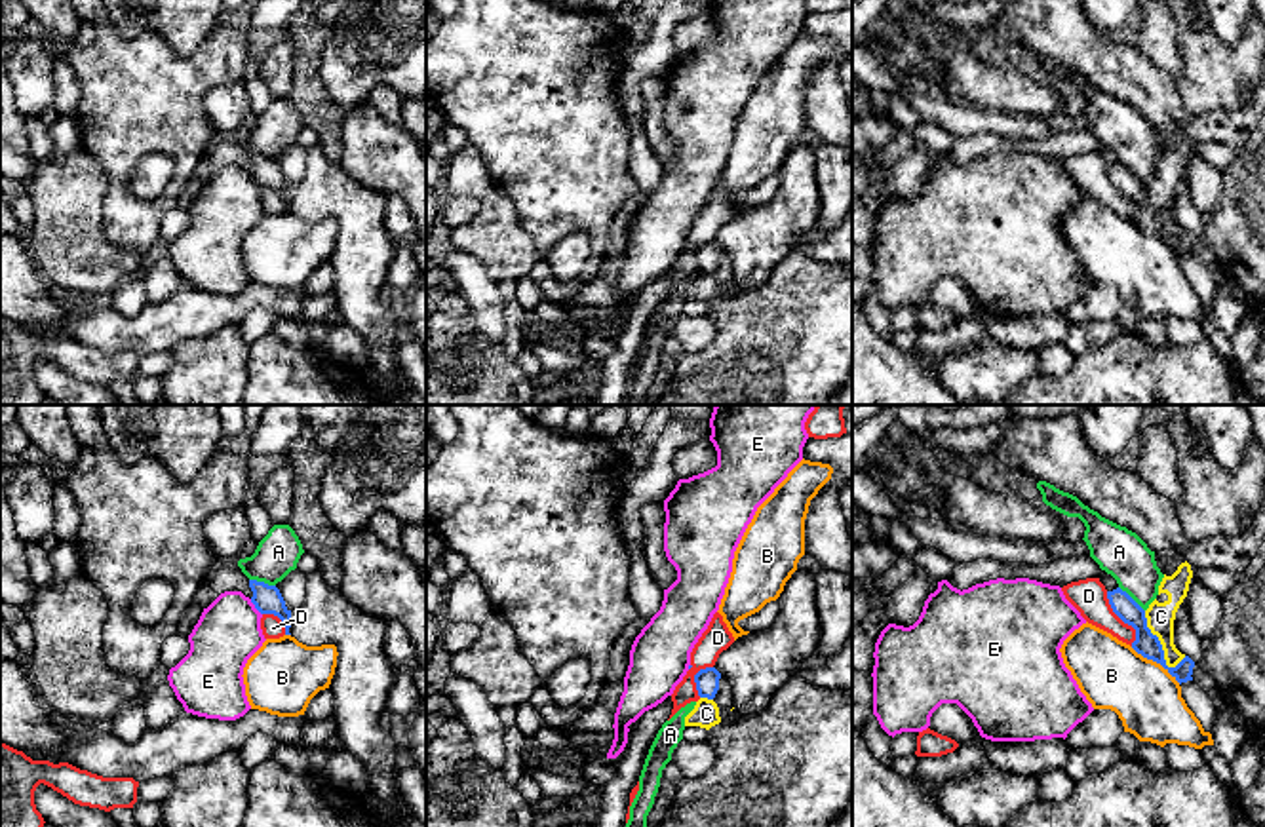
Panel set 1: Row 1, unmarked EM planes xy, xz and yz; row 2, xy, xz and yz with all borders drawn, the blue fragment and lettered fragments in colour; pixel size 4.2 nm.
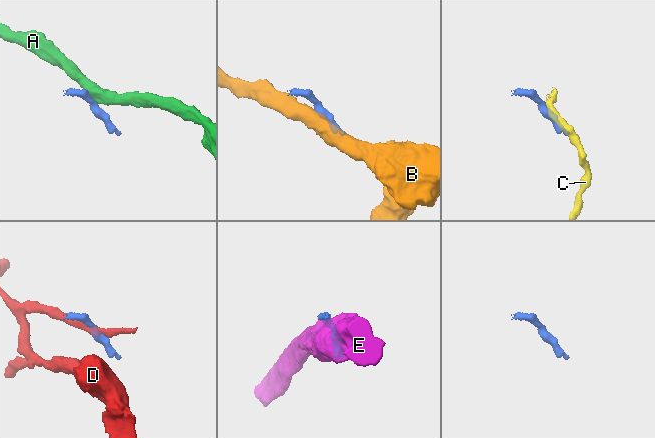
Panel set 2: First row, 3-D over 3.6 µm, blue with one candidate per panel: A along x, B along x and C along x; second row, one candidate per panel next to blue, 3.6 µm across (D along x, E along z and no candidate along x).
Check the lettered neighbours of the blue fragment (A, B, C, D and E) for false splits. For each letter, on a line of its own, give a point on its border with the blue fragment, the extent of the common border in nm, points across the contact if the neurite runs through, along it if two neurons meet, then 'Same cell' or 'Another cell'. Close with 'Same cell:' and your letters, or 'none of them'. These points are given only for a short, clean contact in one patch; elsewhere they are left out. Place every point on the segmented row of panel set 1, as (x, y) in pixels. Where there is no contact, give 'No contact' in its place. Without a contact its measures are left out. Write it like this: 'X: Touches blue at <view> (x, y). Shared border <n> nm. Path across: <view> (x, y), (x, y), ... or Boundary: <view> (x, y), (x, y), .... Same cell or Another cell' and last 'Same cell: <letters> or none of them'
A: Touches blue at xy (263, 582). Shared border 120 nm. Boundary: xy (250, 578), (274, 586). Another cell
B: Touches blue at yz (1155, 660). Shared border 260 nm. Boundary: yz (1130, 647), (1159, 662), (1180, 683). Another cell
C: Touches blue at yz (1159, 641). Shared border 280 nm. Boundary: yz (1144, 611), (1146, 624), (1157, 637), (1165, 662), (1174, 668). Another cell
D: Touches blue at yz (1123, 620). Shared border 260 nm. Boundary: yz (1106, 592), (1109, 607), (1134, 630), (1132, 645). Another cell
E: Touches blue at xy (255, 607). Shared border 90 nm. Boundary: xy (250, 599), (261, 615). Another cell
Same cell: none of them

